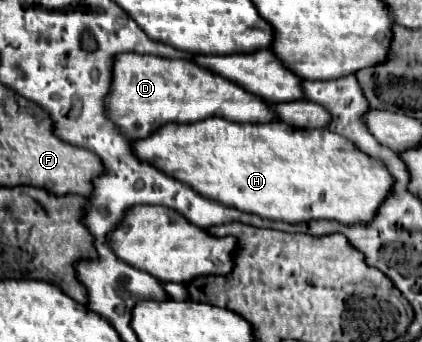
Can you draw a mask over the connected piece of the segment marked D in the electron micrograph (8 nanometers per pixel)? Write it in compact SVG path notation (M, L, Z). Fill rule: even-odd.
M122 53L116 57L112 93L106 101L108 117L134 141L150 137L168 123L196 123L208 117L222 117L236 123L270 123L276 121L272 105L274 103L246 91L238 83L198 67L194 61L138 53Z

